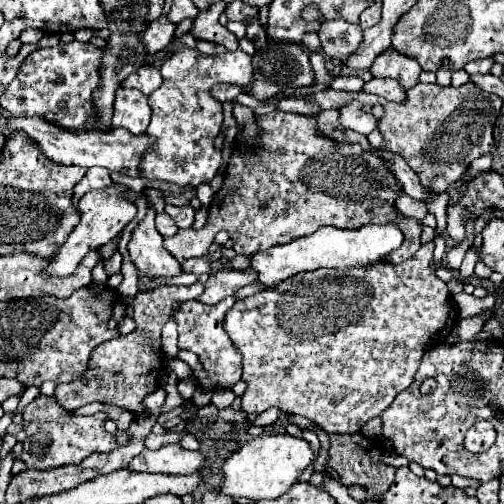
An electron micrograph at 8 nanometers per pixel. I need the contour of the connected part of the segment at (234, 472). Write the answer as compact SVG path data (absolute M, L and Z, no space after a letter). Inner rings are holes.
M287 433L281 435L259 435L253 441L245 443L235 451L223 465L223 483L221 491L233 497L247 497L253 501L259 499L277 499L297 483L301 473L313 463L315 453L311 443Z

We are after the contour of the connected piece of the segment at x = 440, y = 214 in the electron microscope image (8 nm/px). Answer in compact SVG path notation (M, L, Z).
M439 195L439 197L431 197L431 199L427 197L423 203L427 205L429 213L433 213L435 219L437 219L435 233L443 235L445 227L447 227L447 203L449 203L449 195Z

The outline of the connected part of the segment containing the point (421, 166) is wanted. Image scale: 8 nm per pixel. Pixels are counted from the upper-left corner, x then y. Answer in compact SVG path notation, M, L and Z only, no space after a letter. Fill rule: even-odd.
M471 81L461 87L441 87L437 83L425 85L419 83L407 91L405 101L391 103L377 99L373 95L361 92L336 91L331 88L320 90L319 85L313 87L299 87L299 93L312 93L297 97L304 101L312 101L323 110L338 109L352 100L361 101L366 106L371 103L381 103L385 107L385 115L379 121L379 129L383 133L383 147L385 151L393 151L401 155L407 165L417 173L423 187L429 187L437 193L447 191L451 183L455 183L469 167L471 161L485 155L493 147L493 125L501 113L503 99L485 93Z

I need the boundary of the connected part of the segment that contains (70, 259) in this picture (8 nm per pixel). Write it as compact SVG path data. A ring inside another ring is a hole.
M109 189L107 191L89 191L89 193L85 193L79 199L77 209L79 209L81 221L75 227L73 235L69 235L67 243L61 245L61 251L57 251L57 255L53 257L51 265L45 269L45 273L49 273L49 275L55 275L55 277L69 275L91 249L99 249L101 245L105 245L107 241L117 237L125 229L125 225L135 219L135 213L137 213L137 205L135 203L131 203L131 201L127 201L123 197L117 197Z

